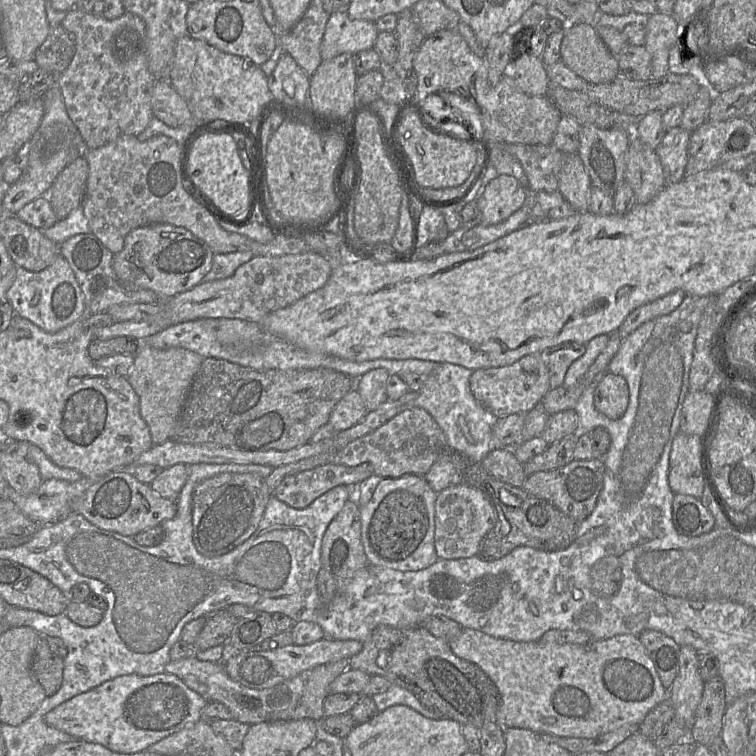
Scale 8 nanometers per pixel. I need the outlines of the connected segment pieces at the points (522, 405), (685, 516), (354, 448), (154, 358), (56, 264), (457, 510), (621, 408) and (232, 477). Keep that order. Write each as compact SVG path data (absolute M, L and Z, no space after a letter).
M540 353L524 356L510 365L476 369L470 376L469 386L474 398L498 418L528 413L551 389L549 370Z
M675 494L672 507L674 526L682 535L688 537L700 536L716 527L714 516L696 497Z
M412 406L333 453L329 463L346 466L369 463L373 468L373 475L383 478L398 478L412 474L424 476L435 461L445 453L448 446L443 431L433 417L426 410Z
M142 342L133 357L127 379L139 397L140 415L149 428L153 445L162 444L171 439L193 378L204 358L187 349L156 349Z
M61 254L41 271L33 272L17 267L16 273L13 284L6 292L14 314L50 333L57 332L86 315L83 292L69 263Z
M465 483L449 486L437 493L435 501L434 544L439 559L459 559L478 555L486 534L496 523L496 510L482 491Z
M606 372L594 391L595 408L606 417L620 419L629 404L629 387L621 375Z
M221 473L201 481L192 495L192 539L196 550L203 556L216 557L243 543L258 527L270 497L264 479L252 473Z

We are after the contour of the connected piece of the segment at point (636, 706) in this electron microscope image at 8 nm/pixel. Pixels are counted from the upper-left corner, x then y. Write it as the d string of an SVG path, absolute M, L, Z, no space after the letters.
M462 628L462 631L455 637L447 640L453 653L469 662L476 664L495 684L499 692L499 705L496 711L496 722L503 728L524 728L530 729L539 734L551 734L557 737L571 738L596 738L605 733L614 731L627 724L640 725L647 714L667 696L668 690L663 686L654 664L648 656L646 649L637 635L620 634L602 640L590 640L584 644L573 643L543 643L539 640L520 642L503 638L496 638L484 632L471 628Z

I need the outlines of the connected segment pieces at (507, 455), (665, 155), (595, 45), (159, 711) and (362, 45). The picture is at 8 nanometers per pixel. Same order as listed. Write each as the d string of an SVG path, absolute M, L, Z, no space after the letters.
M495 448L480 462L494 478L515 487L522 487L527 475L521 463L510 448Z
M680 126L671 128L656 149L668 182L679 182L685 177L690 136Z
M568 24L560 53L561 62L590 85L609 83L620 77L618 62L597 34L594 25Z
M167 672L150 676L123 675L70 700L49 711L44 720L47 725L63 731L78 740L97 743L123 754L146 750L150 745L202 719L202 711L208 699L188 688L184 682Z
M345 11L334 12L329 16L321 43L322 61L331 60L343 53L355 54L373 48L378 33L375 22L351 19Z

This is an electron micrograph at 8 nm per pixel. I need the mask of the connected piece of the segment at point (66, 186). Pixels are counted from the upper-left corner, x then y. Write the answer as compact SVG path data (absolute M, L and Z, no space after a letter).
M85 157L70 162L58 175L47 197L58 221L82 204L88 178L88 163Z

